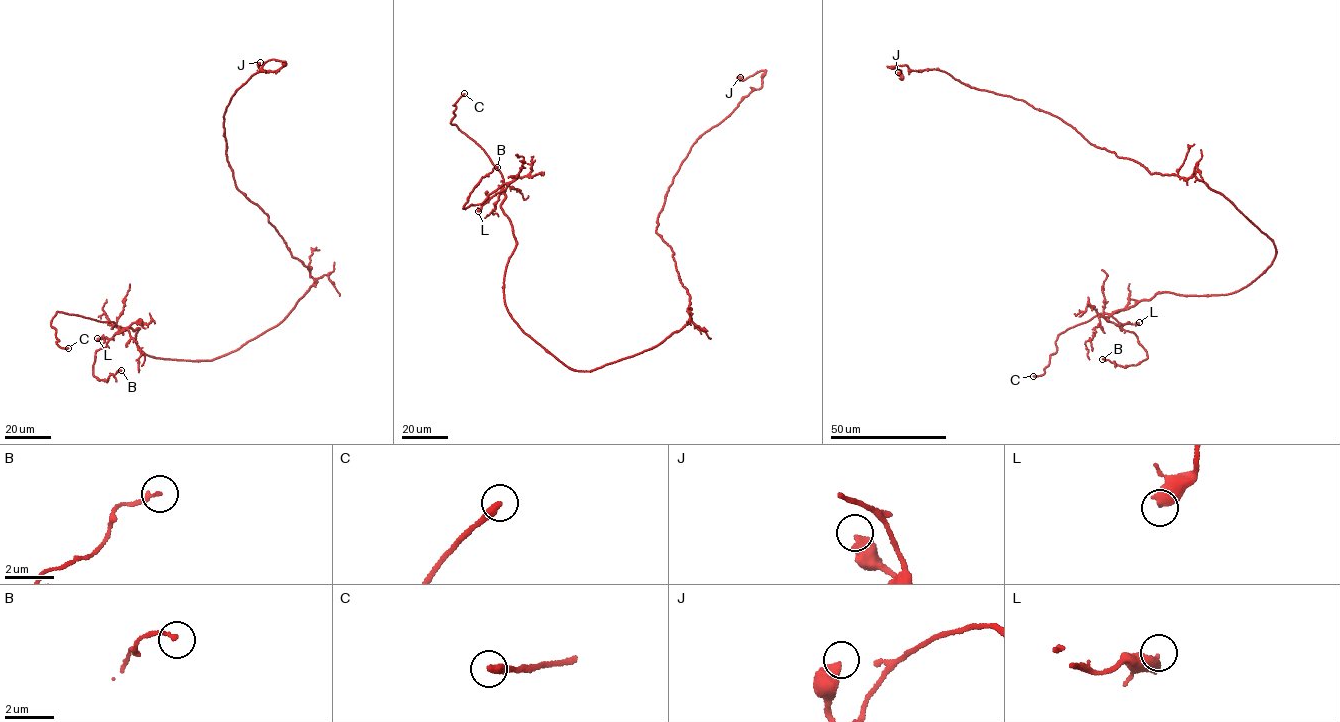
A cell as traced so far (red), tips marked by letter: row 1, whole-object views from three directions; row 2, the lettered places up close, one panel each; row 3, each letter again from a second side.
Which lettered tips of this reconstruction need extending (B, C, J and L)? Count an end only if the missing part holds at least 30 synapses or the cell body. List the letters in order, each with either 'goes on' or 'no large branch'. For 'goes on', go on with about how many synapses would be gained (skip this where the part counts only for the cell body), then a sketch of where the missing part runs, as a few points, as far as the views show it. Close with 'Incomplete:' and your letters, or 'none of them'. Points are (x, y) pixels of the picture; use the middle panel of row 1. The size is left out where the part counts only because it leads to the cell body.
B: no large branch
C: goes on
J: no large branch
L: no large branch
Incomplete: C

